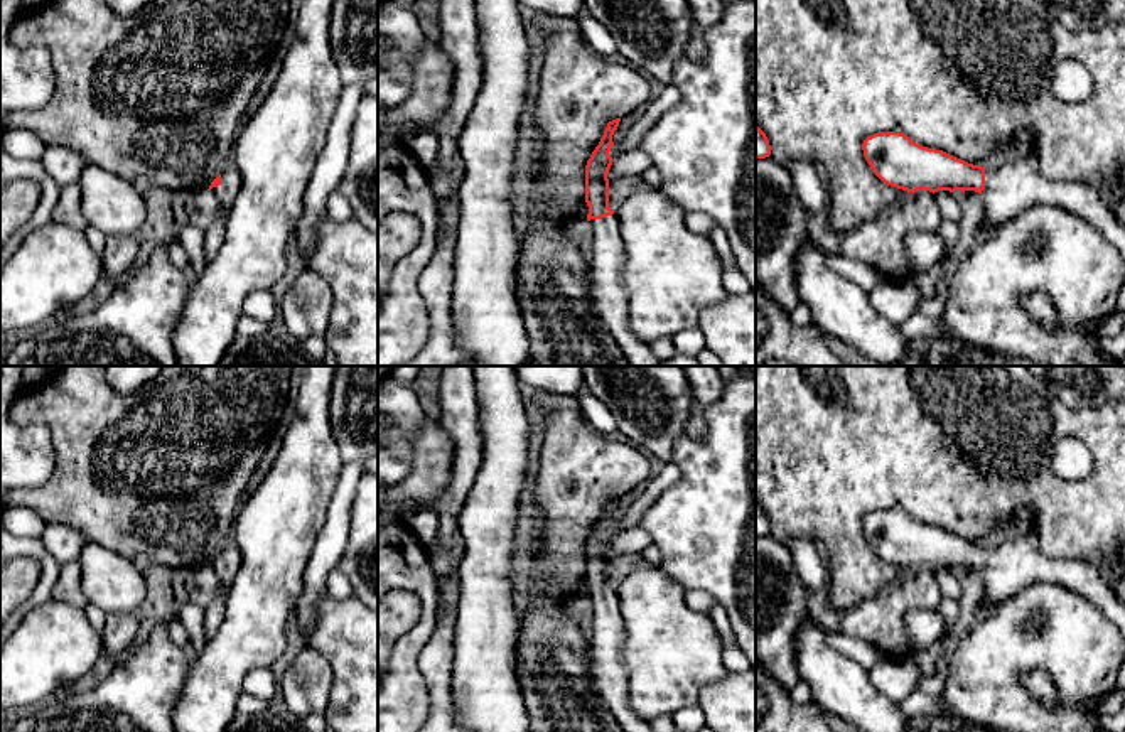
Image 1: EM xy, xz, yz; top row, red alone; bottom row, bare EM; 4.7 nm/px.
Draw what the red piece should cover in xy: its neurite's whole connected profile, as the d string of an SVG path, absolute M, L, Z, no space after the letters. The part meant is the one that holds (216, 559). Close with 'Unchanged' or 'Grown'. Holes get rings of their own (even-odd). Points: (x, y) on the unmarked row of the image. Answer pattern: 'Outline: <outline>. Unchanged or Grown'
Outline: M229 541L209 563L209 572L219 579L219 595L204 607L206 641L214 636L223 624L226 599L234 575L241 565L238 546Z. Grown

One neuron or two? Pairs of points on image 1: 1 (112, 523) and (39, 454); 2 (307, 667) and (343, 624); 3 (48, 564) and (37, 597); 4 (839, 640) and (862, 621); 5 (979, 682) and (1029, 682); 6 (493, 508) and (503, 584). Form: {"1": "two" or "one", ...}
{"1": "two", "2": "two", "3": "one", "4": "two", "5": "two", "6": "one"}

